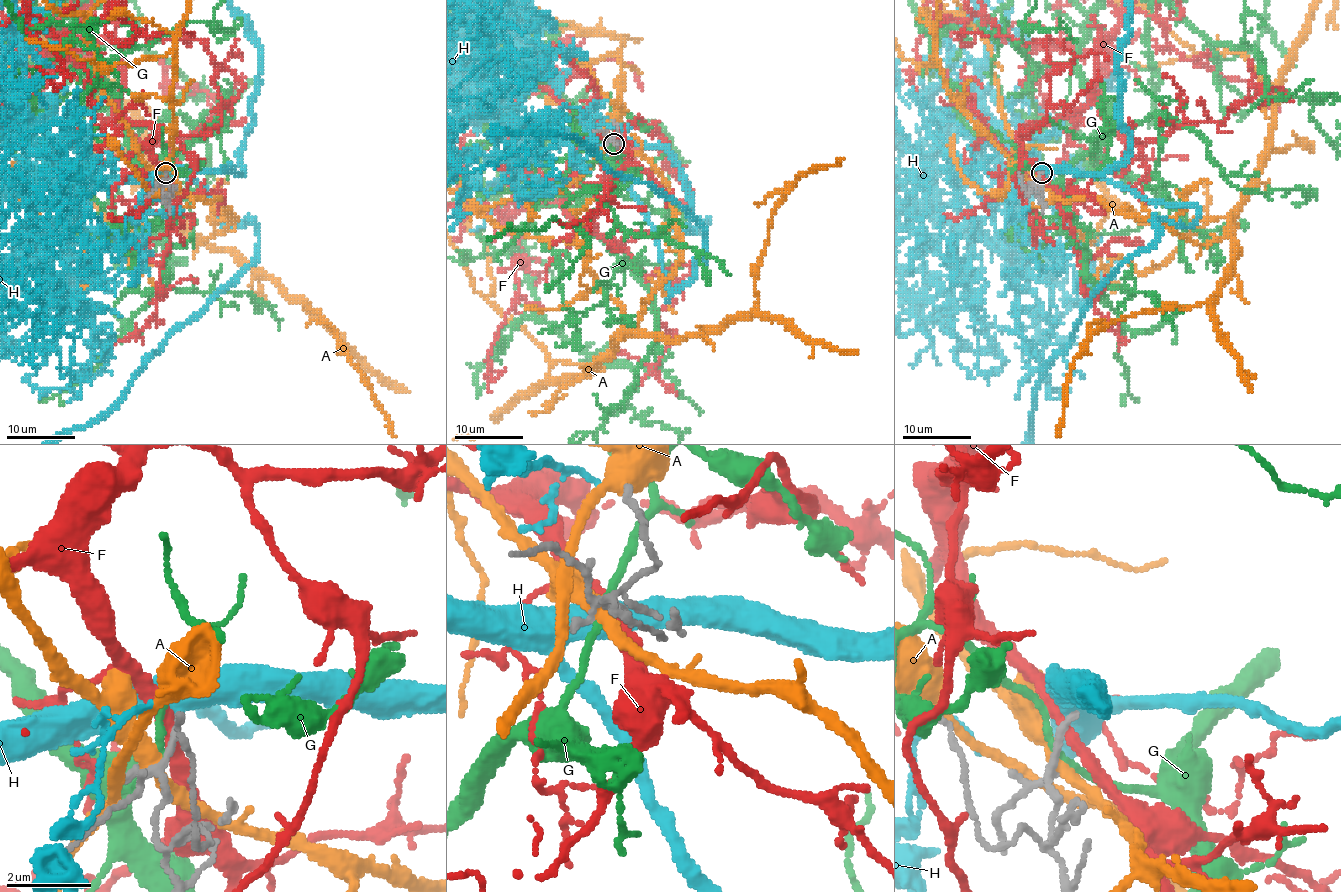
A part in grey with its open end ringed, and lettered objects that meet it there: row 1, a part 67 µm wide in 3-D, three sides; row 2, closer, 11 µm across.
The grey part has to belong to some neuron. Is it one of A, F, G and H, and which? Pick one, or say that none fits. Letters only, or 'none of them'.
none of them

